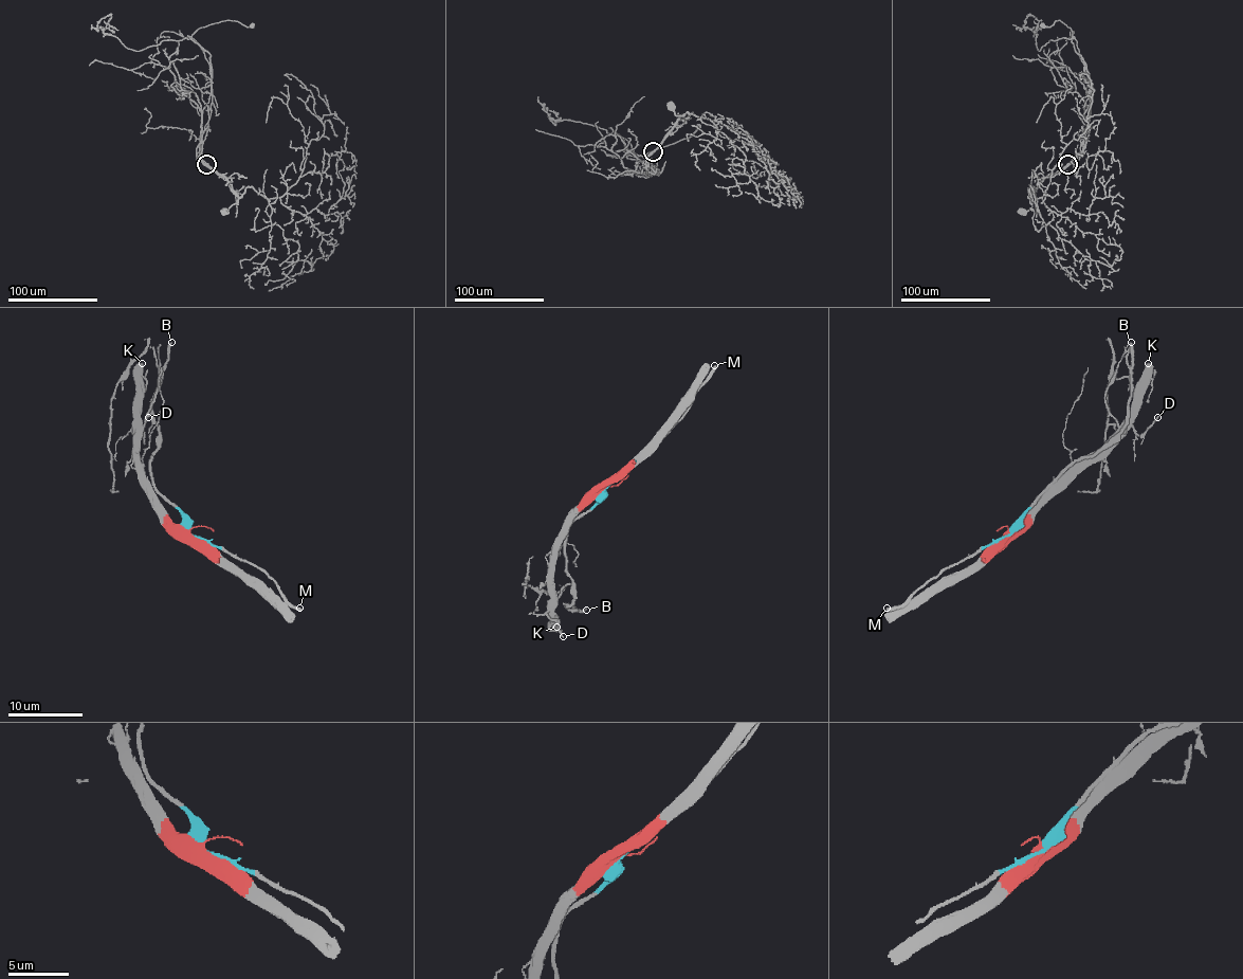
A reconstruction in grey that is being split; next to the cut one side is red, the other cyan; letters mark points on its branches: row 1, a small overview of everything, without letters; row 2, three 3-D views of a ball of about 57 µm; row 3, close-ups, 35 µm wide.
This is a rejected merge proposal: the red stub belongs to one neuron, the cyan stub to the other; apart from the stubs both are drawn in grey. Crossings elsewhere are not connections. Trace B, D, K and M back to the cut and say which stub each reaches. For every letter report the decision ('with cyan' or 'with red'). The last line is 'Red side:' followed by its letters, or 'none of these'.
B: with cyan
D: with red
K: with red
M: with cyan
Red side: D, K

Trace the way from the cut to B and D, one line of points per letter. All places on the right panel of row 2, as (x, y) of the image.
B: (1007, 536), (1017, 521), (1071, 465), (1083, 457), (1093, 457), (1127, 422), (1130, 342)
D: (1005, 536), (1127, 431), (1134, 430), (1141, 435), (1158, 416)

